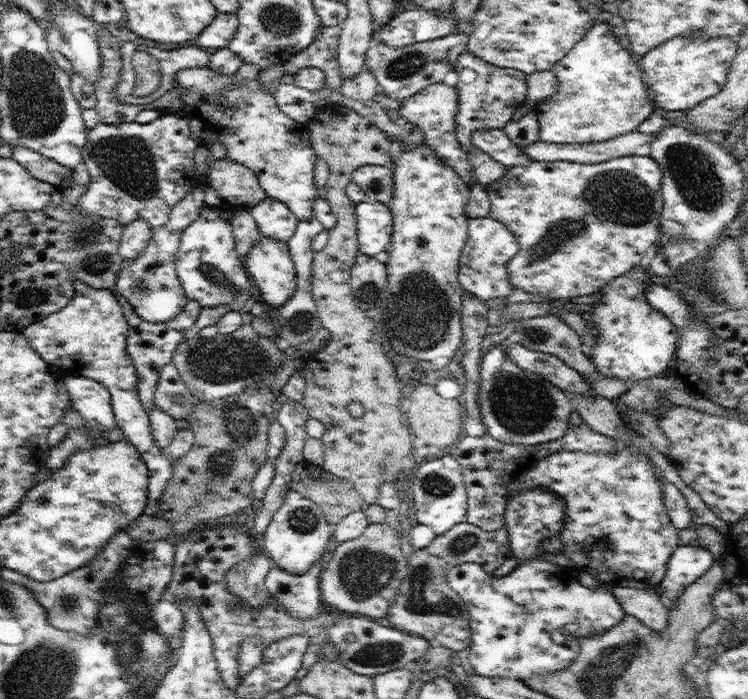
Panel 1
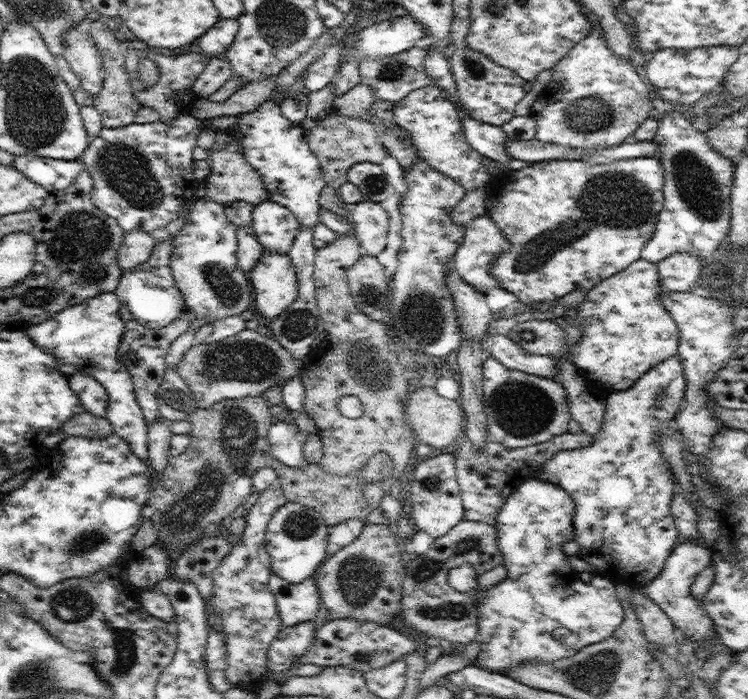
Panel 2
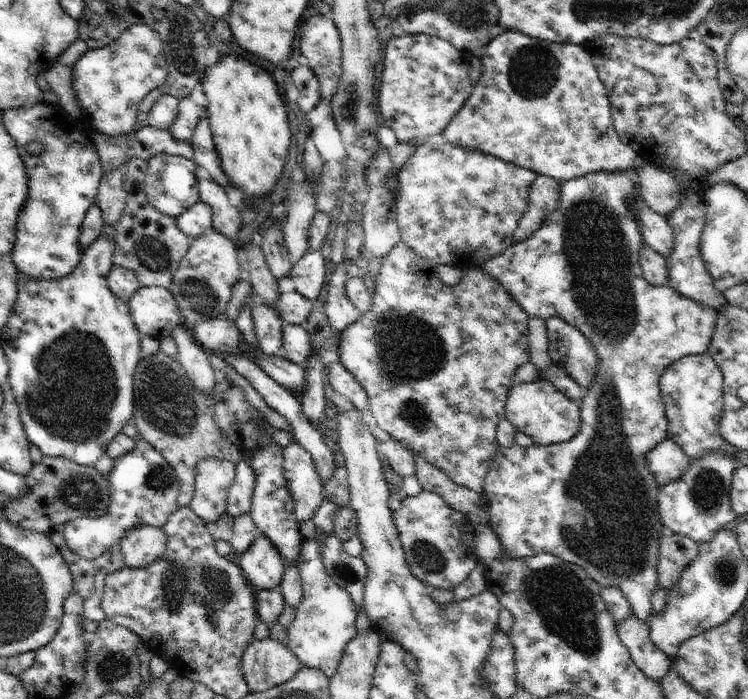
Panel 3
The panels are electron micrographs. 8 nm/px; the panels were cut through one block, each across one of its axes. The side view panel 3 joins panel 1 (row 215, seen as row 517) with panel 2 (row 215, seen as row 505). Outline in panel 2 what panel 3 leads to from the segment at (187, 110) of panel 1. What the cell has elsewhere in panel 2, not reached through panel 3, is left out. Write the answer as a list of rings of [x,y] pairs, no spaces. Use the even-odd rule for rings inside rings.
[[[268,99],[258,107],[255,112],[239,116],[238,125],[232,127],[230,132],[242,132],[242,147],[244,147],[246,161],[262,175],[269,200],[288,208],[296,216],[301,227],[314,228],[320,222],[319,197],[326,182],[320,173],[321,166],[317,156],[309,149],[308,136],[301,128],[301,124],[293,124],[281,114],[280,104],[276,104],[274,100]]]

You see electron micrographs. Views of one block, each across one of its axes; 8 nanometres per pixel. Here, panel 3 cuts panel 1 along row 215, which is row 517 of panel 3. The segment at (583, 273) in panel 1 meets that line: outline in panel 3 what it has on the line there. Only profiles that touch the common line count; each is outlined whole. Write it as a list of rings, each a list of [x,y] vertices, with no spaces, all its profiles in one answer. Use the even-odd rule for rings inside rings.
[[[596,172],[596,174],[588,174],[582,178],[574,178],[574,180],[564,181],[560,184],[560,202],[558,208],[546,218],[546,222],[542,224],[534,234],[518,244],[512,243],[510,248],[506,248],[502,254],[490,258],[488,262],[484,262],[479,266],[492,276],[496,282],[500,282],[500,286],[506,288],[506,292],[522,306],[522,310],[530,317],[540,317],[544,320],[548,318],[562,318],[564,322],[568,322],[580,330],[588,342],[594,346],[596,354],[598,354],[598,364],[596,366],[596,378],[592,380],[592,386],[586,390],[586,395],[581,400],[581,427],[578,434],[568,440],[568,442],[558,442],[558,444],[529,444],[528,447],[514,443],[510,448],[502,448],[498,446],[496,454],[492,456],[492,464],[490,470],[484,478],[483,492],[488,498],[490,524],[492,530],[496,532],[496,539],[490,542],[490,548],[487,551],[487,556],[495,555],[501,557],[502,553],[510,558],[526,558],[536,556],[538,553],[548,552],[550,554],[562,558],[566,562],[578,564],[590,576],[601,585],[616,586],[622,590],[622,594],[626,596],[628,604],[632,606],[634,616],[638,616],[642,622],[646,622],[646,618],[653,612],[651,605],[652,594],[656,592],[658,586],[658,546],[660,546],[660,538],[665,532],[660,512],[658,512],[658,490],[659,484],[650,470],[648,470],[648,462],[646,456],[650,450],[654,450],[664,439],[668,438],[668,418],[666,418],[666,406],[662,398],[662,390],[660,390],[660,377],[664,371],[675,360],[688,355],[698,355],[706,353],[712,334],[716,332],[716,318],[718,314],[716,310],[708,308],[708,306],[700,306],[698,302],[678,294],[676,290],[670,286],[652,286],[648,280],[643,278],[643,272],[640,266],[640,250],[645,244],[638,228],[638,218],[630,208],[630,202],[641,198],[639,187],[634,184],[631,175],[627,172]]]

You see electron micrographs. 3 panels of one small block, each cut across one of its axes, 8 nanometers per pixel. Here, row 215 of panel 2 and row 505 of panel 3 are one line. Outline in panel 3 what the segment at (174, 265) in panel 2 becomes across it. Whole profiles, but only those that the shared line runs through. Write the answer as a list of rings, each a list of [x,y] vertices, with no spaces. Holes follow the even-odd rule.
[[[210,457],[196,464],[194,494],[188,506],[204,524],[212,524],[228,512],[228,491],[234,482],[236,467],[232,461]]]

